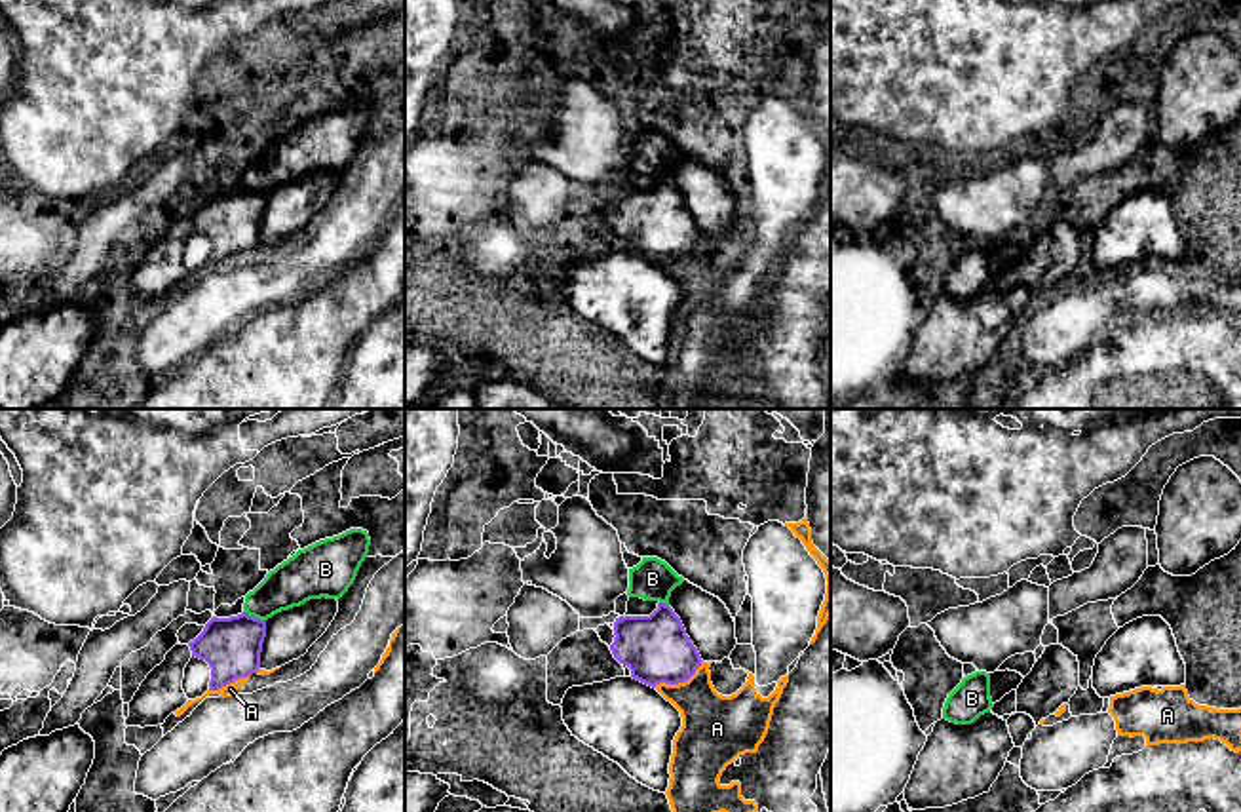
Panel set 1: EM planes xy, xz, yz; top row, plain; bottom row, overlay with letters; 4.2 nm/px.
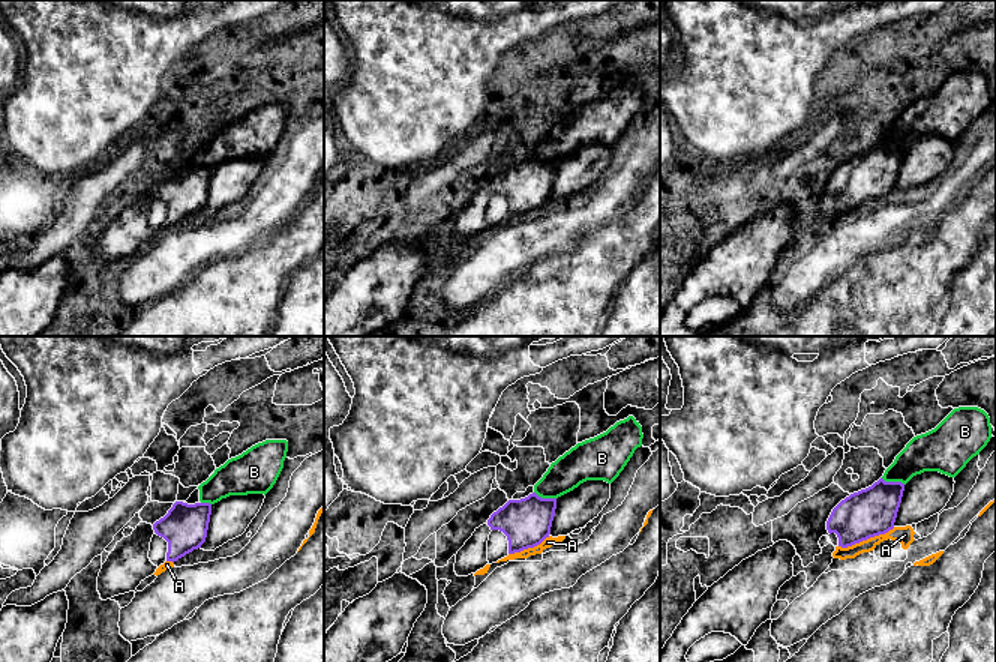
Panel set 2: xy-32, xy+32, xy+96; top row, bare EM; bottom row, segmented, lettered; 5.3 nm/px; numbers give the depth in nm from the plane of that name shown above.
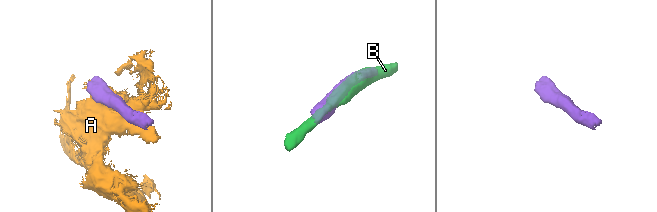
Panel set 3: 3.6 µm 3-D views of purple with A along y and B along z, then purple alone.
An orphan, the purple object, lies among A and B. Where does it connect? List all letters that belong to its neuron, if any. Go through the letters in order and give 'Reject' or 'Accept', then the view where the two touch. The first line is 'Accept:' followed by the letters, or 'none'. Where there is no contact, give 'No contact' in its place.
Accept: none
A: Reject. Touches purple in xz
B: Reject. Touches purple in xy

